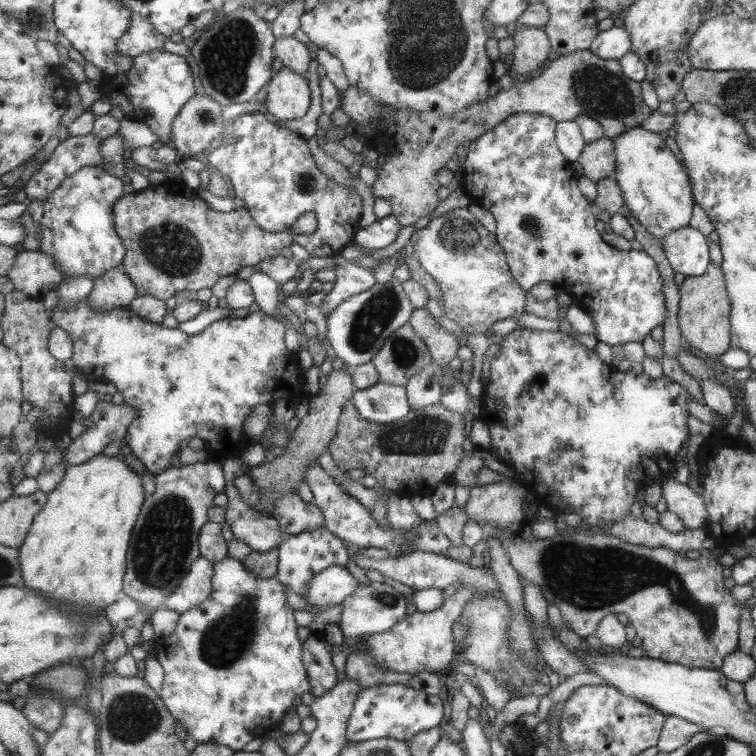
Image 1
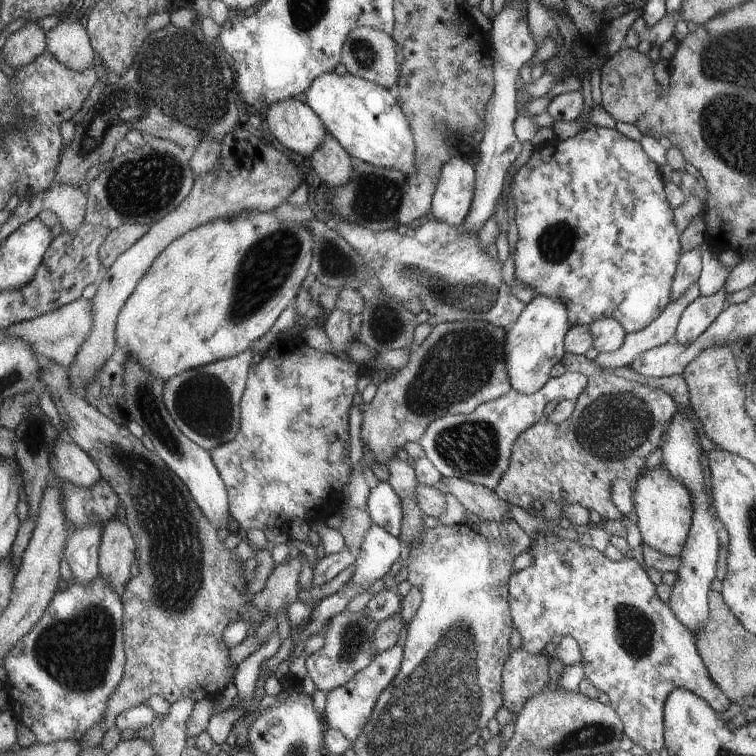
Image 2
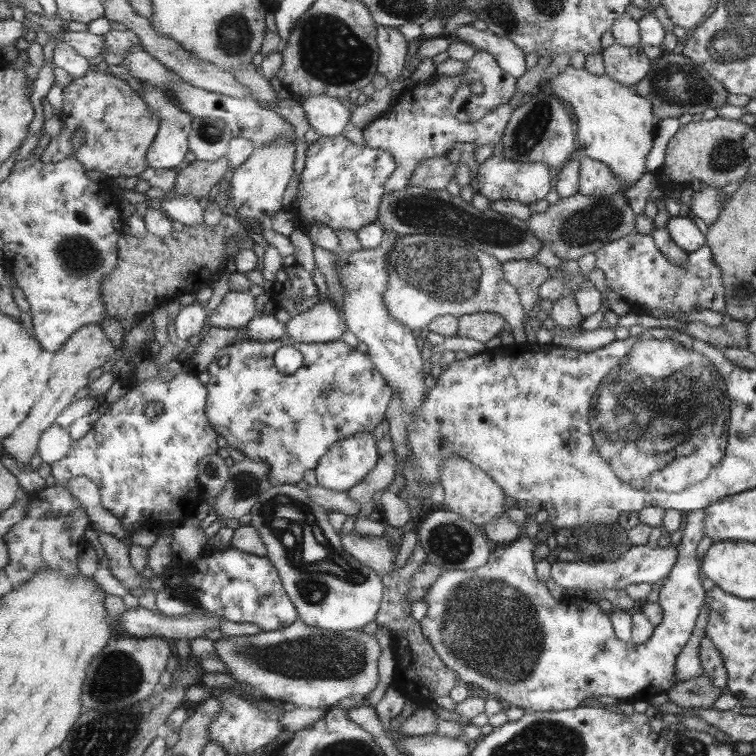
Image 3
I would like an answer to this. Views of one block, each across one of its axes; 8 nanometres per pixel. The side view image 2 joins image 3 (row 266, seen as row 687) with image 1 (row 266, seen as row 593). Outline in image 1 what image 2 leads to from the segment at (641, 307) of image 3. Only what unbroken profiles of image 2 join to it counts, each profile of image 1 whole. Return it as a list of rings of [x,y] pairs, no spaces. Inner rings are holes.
[[[517,114],[497,124],[473,144],[469,144],[467,158],[463,160],[463,176],[459,186],[485,208],[495,218],[495,238],[501,242],[505,256],[509,258],[509,272],[519,282],[523,290],[531,290],[541,282],[549,282],[557,292],[565,292],[573,302],[593,316],[597,340],[609,346],[623,346],[627,342],[641,342],[651,328],[663,324],[665,320],[665,298],[663,280],[659,276],[657,264],[647,252],[611,248],[595,230],[595,218],[587,198],[577,190],[577,176],[569,160],[561,150],[557,150],[557,140],[553,140],[555,122],[547,116],[537,114]]]

